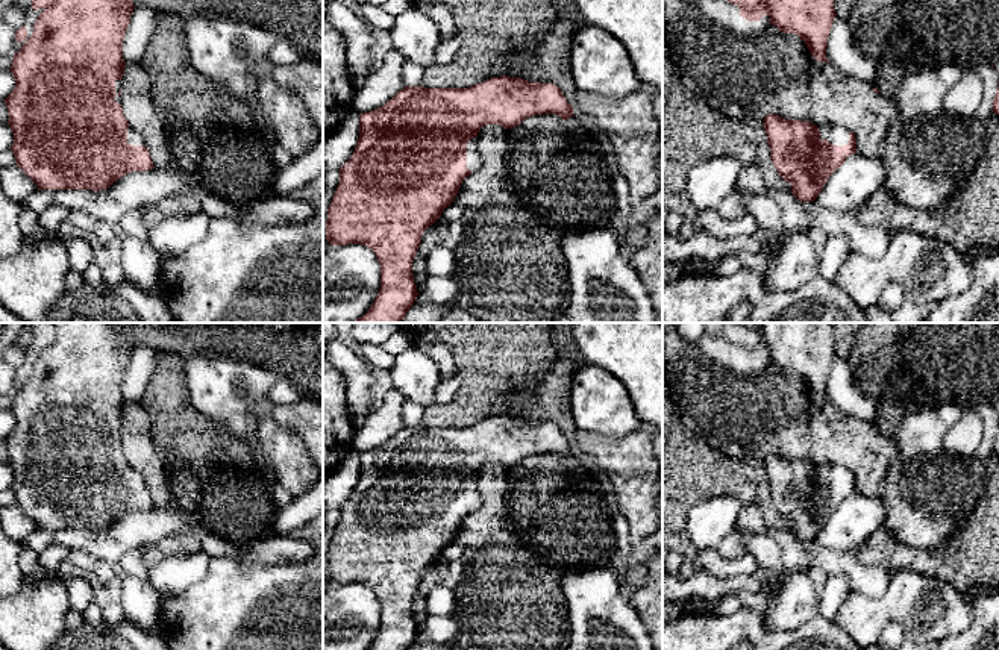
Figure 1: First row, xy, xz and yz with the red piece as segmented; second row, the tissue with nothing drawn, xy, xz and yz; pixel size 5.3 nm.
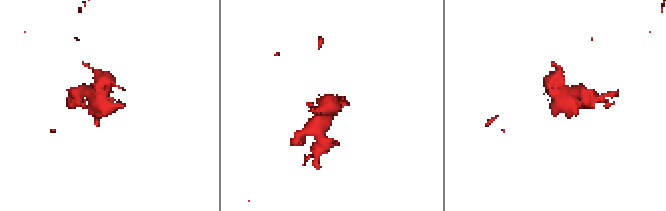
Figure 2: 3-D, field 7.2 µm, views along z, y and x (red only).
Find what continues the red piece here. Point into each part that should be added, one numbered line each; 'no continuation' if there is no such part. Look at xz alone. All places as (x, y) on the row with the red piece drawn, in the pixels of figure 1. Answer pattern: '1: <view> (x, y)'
no continuation

